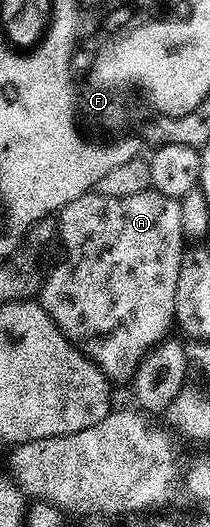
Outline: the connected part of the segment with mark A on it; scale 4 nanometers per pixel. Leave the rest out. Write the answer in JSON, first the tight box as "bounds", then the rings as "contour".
{"bounds":[39,189,183,384],"contour":[[[150,189],[143,193],[135,193],[135,197],[103,197],[96,193],[90,193],[71,201],[59,212],[61,220],[59,218],[56,220],[55,231],[59,239],[61,235],[61,247],[65,250],[65,260],[50,275],[44,276],[39,288],[39,302],[41,308],[51,317],[51,321],[55,321],[58,329],[68,337],[69,342],[105,375],[110,384],[128,384],[137,372],[137,367],[145,360],[145,356],[153,351],[158,344],[164,343],[166,339],[170,338],[172,331],[169,330],[174,330],[175,285],[179,285],[179,269],[183,258],[183,246],[181,247],[183,236],[179,221],[180,208],[181,204],[178,200]]]}

